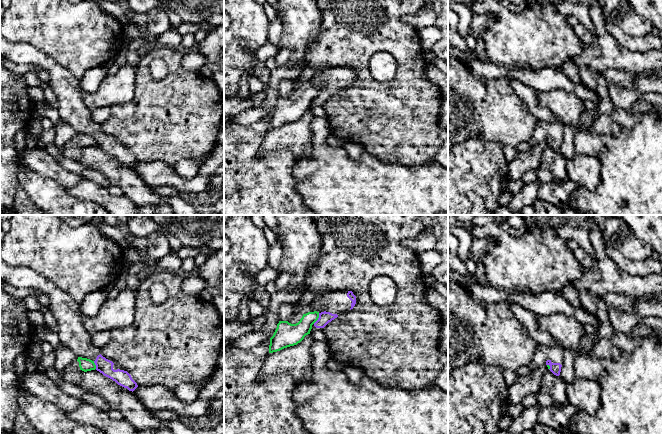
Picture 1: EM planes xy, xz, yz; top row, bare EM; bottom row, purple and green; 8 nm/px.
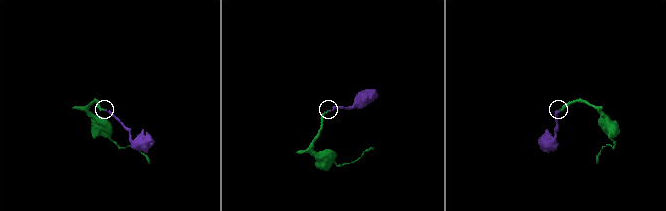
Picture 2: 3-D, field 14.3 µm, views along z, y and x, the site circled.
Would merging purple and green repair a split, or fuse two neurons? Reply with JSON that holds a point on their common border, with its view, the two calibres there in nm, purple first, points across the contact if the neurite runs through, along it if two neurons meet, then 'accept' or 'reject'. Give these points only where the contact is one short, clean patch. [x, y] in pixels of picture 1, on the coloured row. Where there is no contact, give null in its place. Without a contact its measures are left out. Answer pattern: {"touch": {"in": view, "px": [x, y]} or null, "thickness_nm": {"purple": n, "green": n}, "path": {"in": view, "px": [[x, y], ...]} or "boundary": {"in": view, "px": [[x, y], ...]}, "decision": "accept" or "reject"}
{"touch": {"in": "xz", "px": [318, 318]}, "thickness_nm": {"purple": 100, "green": 170}, "boundary": {"in": "xz", "px": [[319, 313], [319, 317], [313, 323]]}, "decision": "reject"}

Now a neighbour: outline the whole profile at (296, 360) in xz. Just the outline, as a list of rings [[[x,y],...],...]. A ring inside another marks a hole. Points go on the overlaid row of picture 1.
[[[308,334],[297,345],[269,353],[263,362],[258,380],[263,381],[273,375],[289,374],[296,384],[309,381],[313,376],[313,358],[310,352],[313,342],[313,337]]]

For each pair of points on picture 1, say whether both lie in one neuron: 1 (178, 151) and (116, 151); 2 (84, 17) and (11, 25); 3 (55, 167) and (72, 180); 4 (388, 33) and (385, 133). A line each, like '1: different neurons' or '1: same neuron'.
1: different neurons
2: same neuron
3: same neuron
4: same neuron

